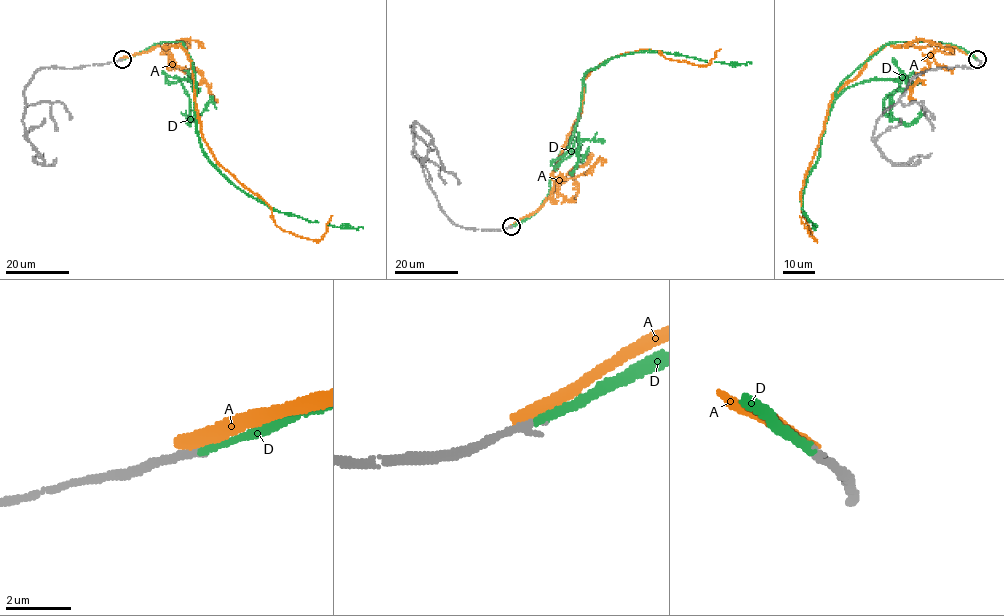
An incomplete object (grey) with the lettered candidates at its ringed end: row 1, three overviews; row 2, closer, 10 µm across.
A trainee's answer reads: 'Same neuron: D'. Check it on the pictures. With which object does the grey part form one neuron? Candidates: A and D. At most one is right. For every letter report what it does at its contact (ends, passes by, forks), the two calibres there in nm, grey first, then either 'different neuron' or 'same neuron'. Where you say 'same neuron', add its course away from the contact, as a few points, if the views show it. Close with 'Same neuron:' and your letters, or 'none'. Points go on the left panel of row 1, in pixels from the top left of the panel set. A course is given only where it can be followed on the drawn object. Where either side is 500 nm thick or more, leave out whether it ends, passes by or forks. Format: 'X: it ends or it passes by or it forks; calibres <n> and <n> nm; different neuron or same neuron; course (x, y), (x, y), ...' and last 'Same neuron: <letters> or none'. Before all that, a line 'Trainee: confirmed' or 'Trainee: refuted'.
Trainee: confirmed
A: it ends; calibres 280 and 400 nm; different neuron
D: it ends; calibres 280 and 280 nm; same neuron; course (122, 59), (162, 42), (183, 44), (195, 72), (196, 132), (214, 165), (237, 187), (281, 212), (362, 228)
Same neuron: D

